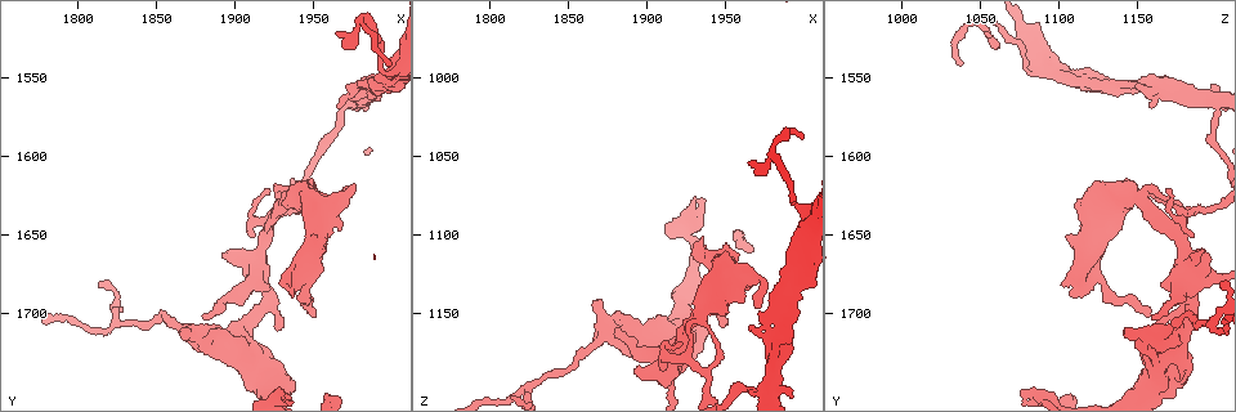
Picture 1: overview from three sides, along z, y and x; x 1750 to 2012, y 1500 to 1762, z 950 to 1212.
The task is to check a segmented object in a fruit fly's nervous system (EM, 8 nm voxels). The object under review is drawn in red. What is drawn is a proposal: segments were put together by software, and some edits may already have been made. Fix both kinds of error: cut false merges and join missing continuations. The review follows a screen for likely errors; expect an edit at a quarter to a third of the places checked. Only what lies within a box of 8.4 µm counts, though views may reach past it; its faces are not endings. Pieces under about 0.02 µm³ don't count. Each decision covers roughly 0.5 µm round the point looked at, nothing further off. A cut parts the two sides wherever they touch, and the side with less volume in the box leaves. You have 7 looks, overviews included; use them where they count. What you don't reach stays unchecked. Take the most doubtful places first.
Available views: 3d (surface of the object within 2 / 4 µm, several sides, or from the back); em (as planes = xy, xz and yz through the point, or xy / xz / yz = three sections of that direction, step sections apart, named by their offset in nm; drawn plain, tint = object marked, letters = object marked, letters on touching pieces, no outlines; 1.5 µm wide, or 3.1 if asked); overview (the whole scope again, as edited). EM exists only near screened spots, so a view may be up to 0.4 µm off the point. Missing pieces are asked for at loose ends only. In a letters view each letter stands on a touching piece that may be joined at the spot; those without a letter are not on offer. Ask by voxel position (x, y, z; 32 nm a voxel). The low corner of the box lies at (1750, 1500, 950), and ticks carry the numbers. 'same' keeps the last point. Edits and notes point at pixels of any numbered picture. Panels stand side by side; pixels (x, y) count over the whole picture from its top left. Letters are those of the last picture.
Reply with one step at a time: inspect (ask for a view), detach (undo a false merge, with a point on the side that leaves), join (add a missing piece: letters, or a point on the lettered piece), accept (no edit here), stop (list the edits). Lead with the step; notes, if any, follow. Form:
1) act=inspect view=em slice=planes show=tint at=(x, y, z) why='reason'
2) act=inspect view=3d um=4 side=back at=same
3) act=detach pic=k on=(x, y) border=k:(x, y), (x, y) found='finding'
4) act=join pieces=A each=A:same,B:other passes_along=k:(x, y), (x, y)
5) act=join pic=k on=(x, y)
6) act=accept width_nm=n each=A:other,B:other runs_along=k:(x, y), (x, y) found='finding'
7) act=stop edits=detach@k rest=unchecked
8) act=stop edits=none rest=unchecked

act=inspect view=3d um=4 at=(1952, 1700, 1160) why='branch stops here'

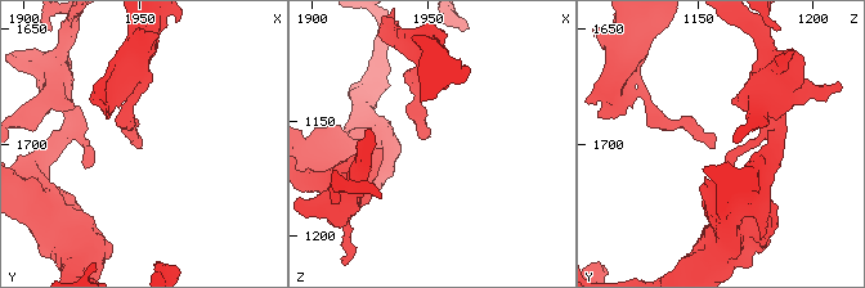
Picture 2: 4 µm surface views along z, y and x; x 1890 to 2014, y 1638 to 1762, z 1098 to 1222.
act=inspect view=em slice=planes show=plain at=(1950, 1699, 1158)

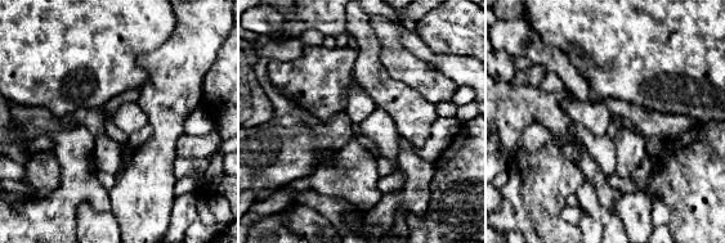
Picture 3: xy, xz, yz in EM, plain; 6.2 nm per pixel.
act=inspect view=em slice=planes show=letters at=same why='what lies round it'

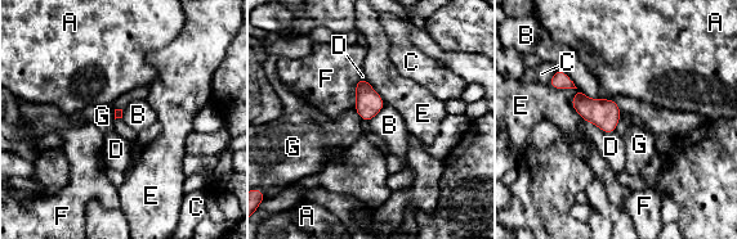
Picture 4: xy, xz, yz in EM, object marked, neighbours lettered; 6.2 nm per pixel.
act=accept each=A:other,B:other,C:other,D:other,E:other,F:other,G:other runs_along=4:(557, 75), (574, 86), (612, 129) found='no lettered piece goes on from it'

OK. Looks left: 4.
act=inspect view=em slice=planes show=letters at=(1934, 1628, 1152) why='sudden change in width'

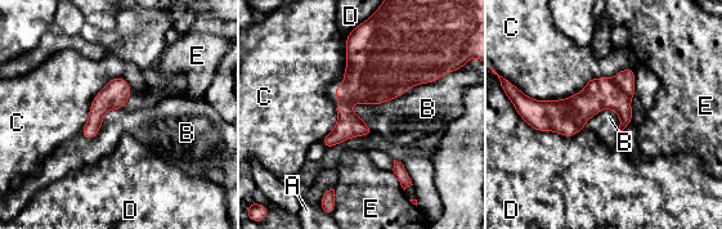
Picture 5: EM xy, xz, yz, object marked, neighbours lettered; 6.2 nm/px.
act=detach pic=5 on=(624, 79) longest_contact=B:550nm each=A:other,B:other,C:other,D:other,E:other border=5:(611, 79), (629, 98) found='two neurons meet here'

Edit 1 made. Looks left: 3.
act=stop edits=detach@5 rest=unchecked

